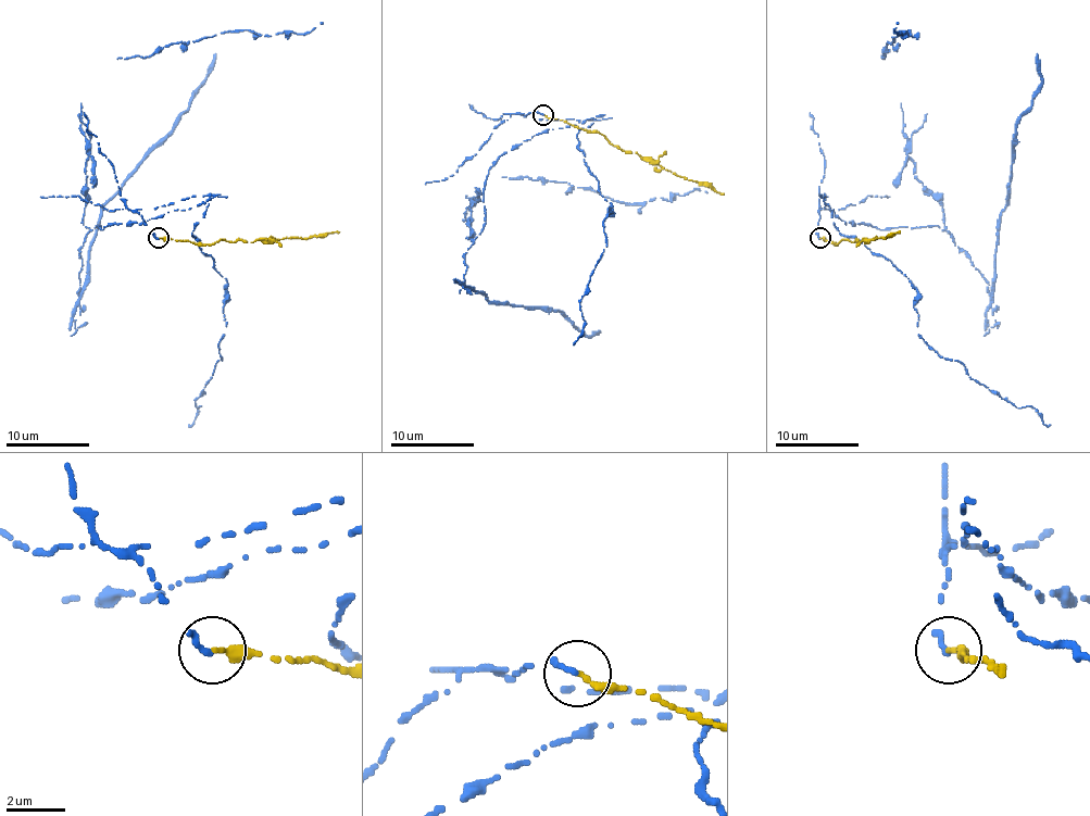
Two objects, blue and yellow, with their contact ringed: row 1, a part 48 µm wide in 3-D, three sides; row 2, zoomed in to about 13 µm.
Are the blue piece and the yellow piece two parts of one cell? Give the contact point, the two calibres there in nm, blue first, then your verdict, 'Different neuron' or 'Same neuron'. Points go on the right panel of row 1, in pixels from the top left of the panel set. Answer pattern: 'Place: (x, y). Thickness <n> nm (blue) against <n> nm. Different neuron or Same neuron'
Place: (819, 238). Thickness 200 nm (blue) against 240 nm. Different neuron

